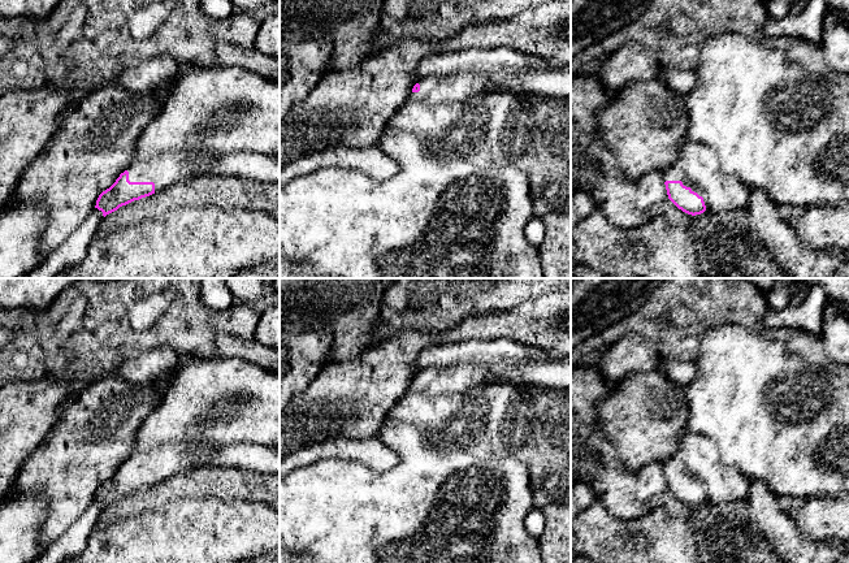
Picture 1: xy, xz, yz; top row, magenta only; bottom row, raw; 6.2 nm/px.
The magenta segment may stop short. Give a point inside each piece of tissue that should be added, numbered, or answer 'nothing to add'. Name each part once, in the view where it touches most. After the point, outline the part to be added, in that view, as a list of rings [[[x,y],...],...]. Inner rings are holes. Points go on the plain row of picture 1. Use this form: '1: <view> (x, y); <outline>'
1: xy (168, 459); [[[239,442],[221,449],[198,450],[187,443],[164,443],[133,455],[129,472],[153,473],[155,484],[159,484],[195,465],[280,475],[280,447]]]

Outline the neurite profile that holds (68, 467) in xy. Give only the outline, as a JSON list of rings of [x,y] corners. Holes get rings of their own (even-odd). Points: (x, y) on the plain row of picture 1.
[[[108,373],[88,382],[62,404],[56,424],[21,465],[10,498],[35,493],[48,498],[40,545],[46,549],[65,533],[95,501],[99,486],[109,480],[131,455],[135,434],[146,417],[159,407],[163,395]]]

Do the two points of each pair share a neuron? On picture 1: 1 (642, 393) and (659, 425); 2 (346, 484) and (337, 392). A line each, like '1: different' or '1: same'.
1: same
2: different

